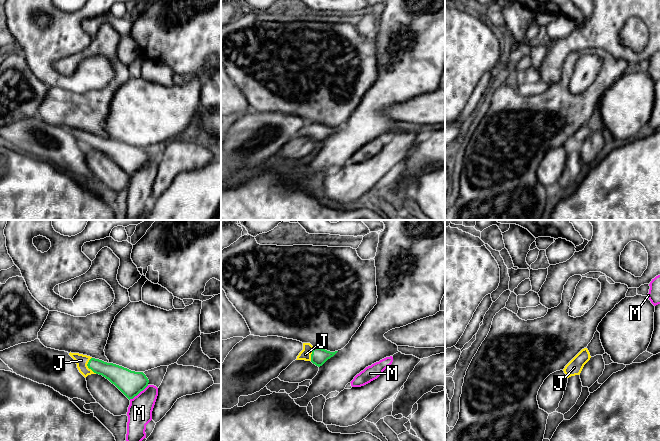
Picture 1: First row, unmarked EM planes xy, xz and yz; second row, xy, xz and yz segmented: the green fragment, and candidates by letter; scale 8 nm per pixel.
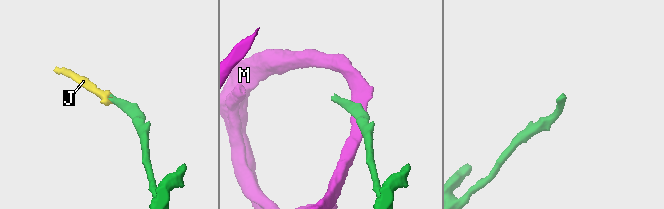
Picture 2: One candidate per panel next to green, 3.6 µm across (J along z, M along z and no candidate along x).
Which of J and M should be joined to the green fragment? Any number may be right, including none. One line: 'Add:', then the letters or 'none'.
Add: J

